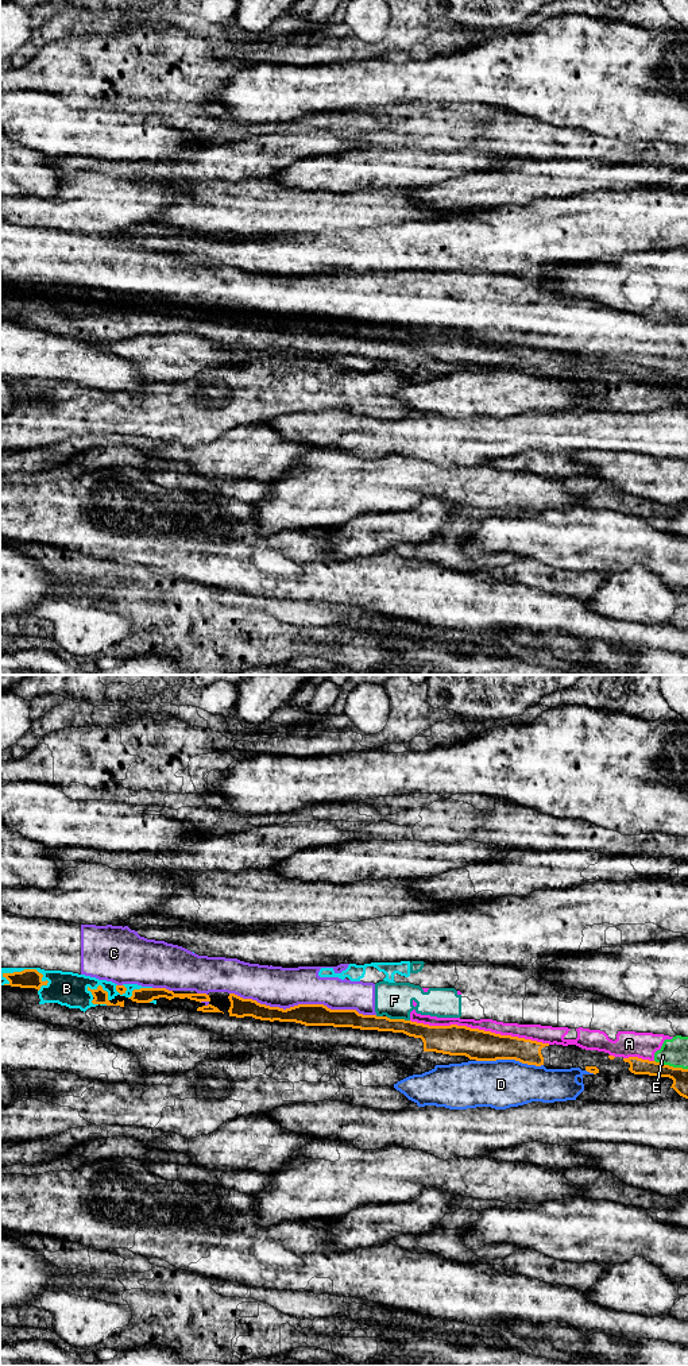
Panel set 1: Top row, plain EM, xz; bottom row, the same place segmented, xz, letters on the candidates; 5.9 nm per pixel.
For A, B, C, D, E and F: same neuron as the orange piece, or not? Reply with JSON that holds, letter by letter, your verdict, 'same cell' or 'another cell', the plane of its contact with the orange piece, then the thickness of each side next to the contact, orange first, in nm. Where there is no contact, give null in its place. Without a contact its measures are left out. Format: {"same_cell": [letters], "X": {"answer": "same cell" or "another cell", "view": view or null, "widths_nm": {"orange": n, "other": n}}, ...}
{"same_cell": ["B"], "A": {"answer": "another cell", "view": "xz", "widths_nm": {"orange": 180, "other": 80}}, "B": {"answer": "same cell", "view": "xz", "widths_nm": {"orange": 110, "other": 190}}, "C": {"answer": "another cell", "view": "xz", "widths_nm": {"orange": 130, "other": 240}}, "D": {"answer": "another cell", "view": "xz", "widths_nm": {"orange": 180, "other": 300}}, "E": {"answer": "another cell", "view": "xz", "widths_nm": {"orange": 100, "other": 160}}, "F": {"answer": "another cell", "view": "xz", "widths_nm": {"orange": 150, "other": 200}}}

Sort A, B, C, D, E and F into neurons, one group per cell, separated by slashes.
A C E F / B / D

